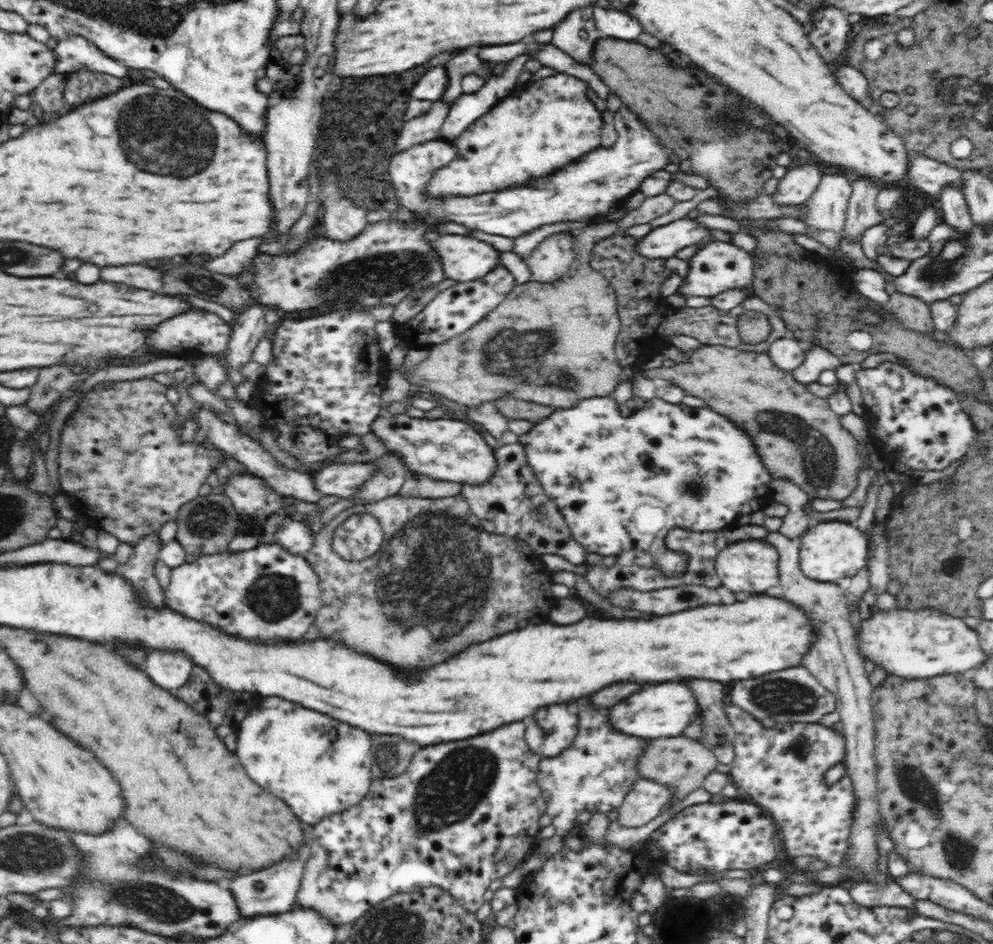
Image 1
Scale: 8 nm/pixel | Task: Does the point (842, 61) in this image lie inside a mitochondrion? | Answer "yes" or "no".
no

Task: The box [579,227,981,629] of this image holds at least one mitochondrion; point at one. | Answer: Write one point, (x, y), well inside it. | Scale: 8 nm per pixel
(818, 458)

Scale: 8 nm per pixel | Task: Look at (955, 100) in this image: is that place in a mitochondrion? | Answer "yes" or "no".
yes

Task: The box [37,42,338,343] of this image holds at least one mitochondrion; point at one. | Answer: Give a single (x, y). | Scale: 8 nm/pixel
(173, 136)

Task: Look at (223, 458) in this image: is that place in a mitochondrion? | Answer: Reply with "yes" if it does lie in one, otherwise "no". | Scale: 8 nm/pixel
no

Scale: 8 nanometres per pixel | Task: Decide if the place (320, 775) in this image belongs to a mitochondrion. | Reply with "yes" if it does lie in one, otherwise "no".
no

